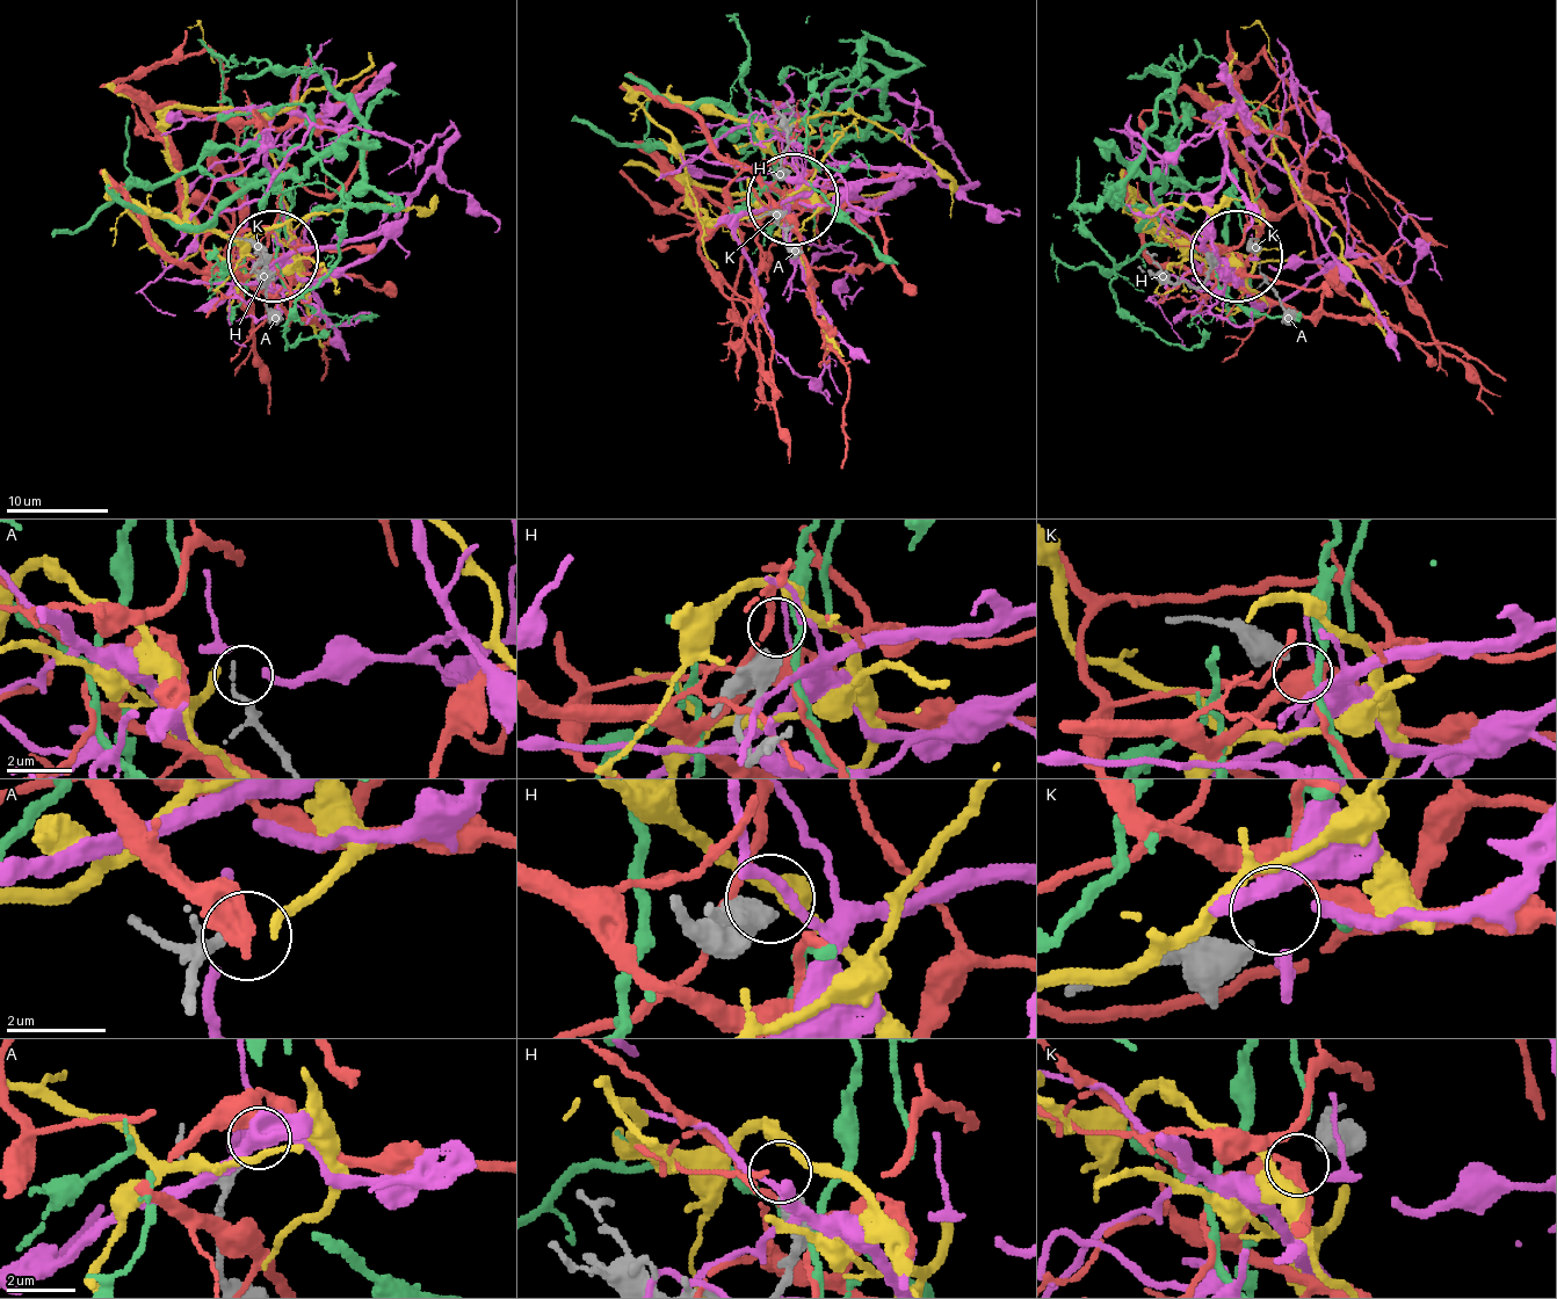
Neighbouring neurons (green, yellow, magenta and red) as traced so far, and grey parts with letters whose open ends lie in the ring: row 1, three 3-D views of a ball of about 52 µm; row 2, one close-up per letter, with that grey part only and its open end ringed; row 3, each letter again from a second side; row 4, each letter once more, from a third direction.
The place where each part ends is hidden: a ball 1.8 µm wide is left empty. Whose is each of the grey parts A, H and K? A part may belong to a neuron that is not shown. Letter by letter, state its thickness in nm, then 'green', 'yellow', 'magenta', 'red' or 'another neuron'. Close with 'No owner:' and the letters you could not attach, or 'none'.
A: 170 nm | another neuron
H: 600 nm | another neuron
K: 500 nm | magenta
No owner: A, H

